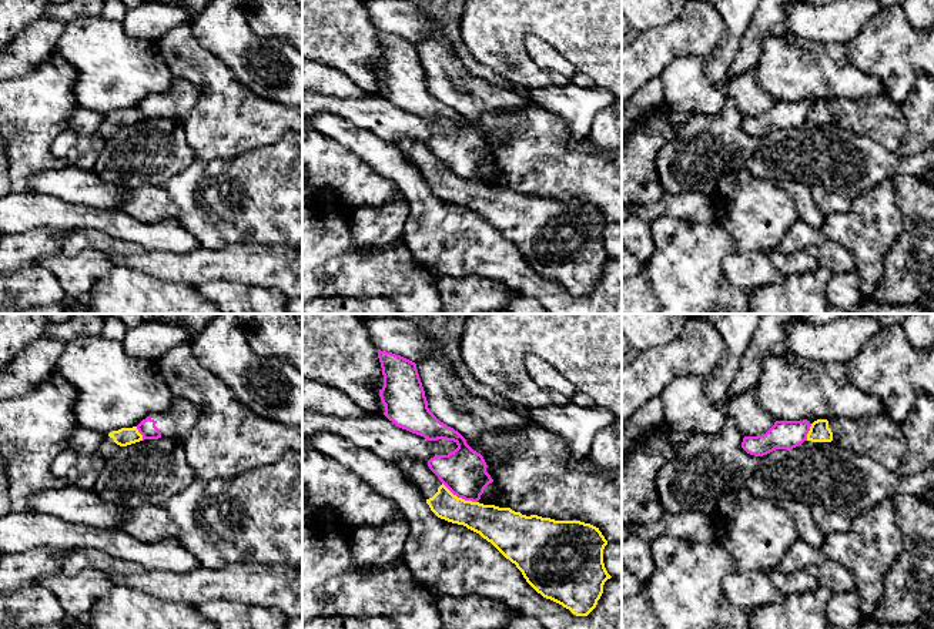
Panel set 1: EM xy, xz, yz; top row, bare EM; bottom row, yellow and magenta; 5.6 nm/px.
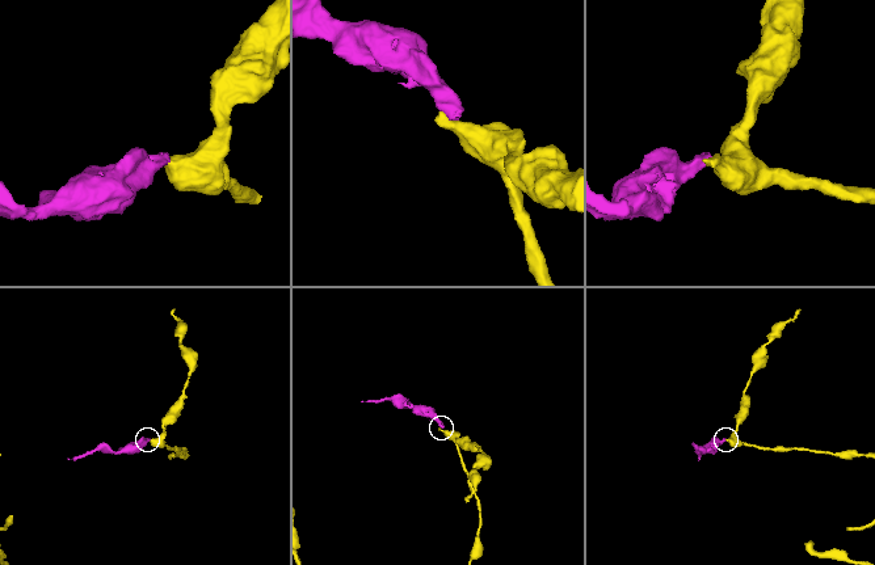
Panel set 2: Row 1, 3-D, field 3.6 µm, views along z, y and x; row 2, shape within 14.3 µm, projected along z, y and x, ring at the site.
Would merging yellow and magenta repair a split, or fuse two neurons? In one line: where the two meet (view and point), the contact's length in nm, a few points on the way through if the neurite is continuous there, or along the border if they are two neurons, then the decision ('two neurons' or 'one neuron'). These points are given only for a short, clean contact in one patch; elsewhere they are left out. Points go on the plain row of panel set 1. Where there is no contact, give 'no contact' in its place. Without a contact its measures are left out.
contact xz (459, 179); length 240 nm; border xz (442, 163), (458, 177), (476, 183); two neurons

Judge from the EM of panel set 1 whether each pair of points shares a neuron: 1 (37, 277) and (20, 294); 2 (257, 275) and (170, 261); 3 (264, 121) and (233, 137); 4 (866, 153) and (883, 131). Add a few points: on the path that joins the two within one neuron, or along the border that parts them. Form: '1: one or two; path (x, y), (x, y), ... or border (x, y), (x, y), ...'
1: one; path (33, 281), (24, 290)
2: one; path (235, 268), (191, 268)
3: one; path (257, 123), (247, 123), (240, 130)
4: two; border (844, 127), (896, 151)

